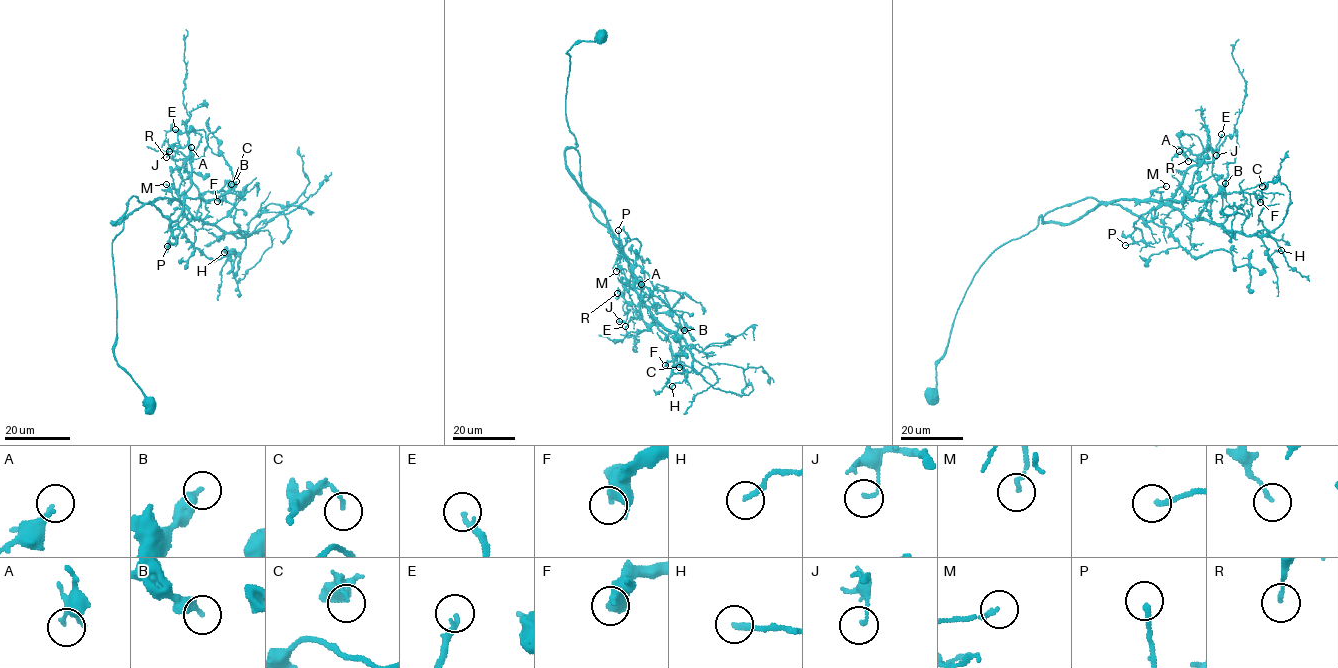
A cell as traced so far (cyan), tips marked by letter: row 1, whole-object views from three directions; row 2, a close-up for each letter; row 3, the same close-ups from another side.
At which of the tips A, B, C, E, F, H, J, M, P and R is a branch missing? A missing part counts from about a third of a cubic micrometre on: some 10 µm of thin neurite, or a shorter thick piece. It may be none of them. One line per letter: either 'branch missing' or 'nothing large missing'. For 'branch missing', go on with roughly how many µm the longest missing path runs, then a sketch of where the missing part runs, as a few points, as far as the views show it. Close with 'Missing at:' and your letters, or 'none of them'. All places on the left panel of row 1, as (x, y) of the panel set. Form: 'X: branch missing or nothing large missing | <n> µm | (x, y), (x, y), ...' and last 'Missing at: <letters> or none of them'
A: nothing large missing
B: nothing large missing
C: nothing large missing
E: branch missing | 15 µm | (175, 129), (176, 114), (166, 106), (164, 95)
F: nothing large missing
H: nothing large missing
J: nothing large missing
M: nothing large missing
P: nothing large missing
R: nothing large missing
Missing at: E

